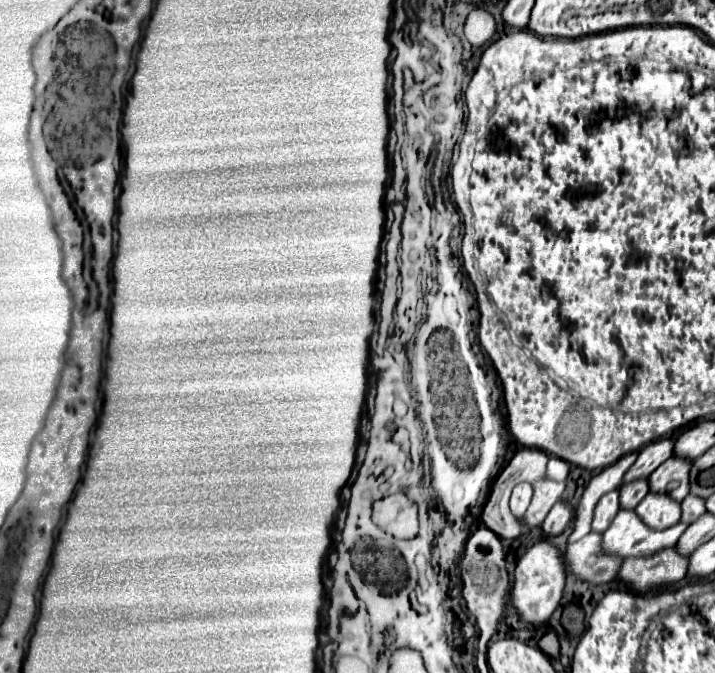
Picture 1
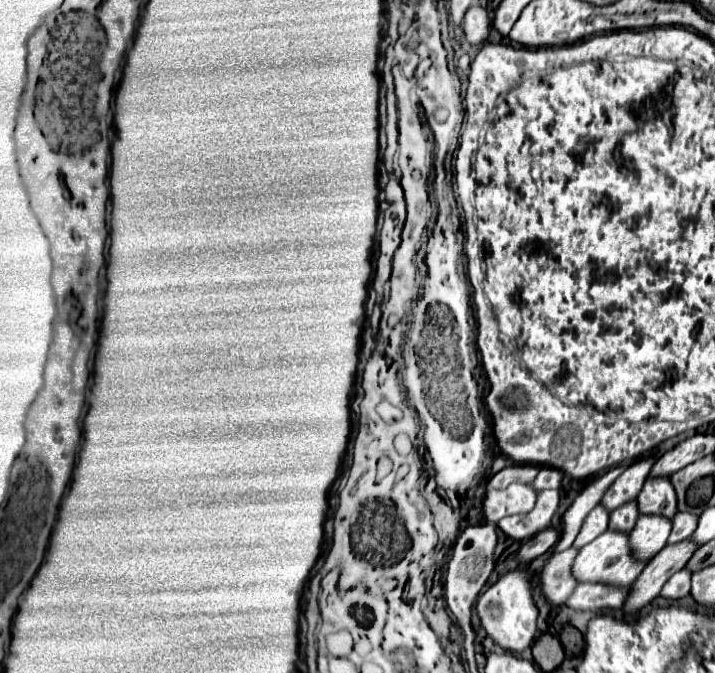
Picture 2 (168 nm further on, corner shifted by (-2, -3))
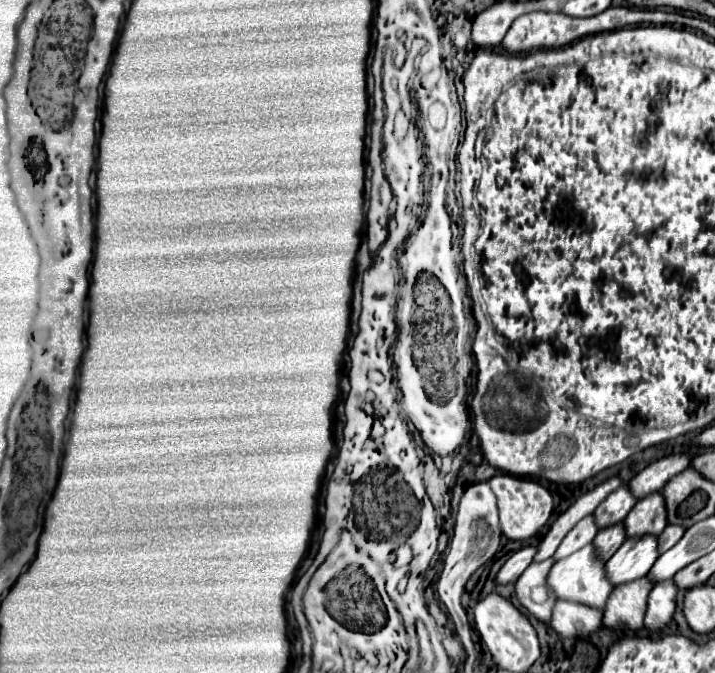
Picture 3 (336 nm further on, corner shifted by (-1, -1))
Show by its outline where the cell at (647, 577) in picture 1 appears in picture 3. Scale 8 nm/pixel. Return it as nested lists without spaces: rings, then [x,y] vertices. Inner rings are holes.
[[[559,599],[555,603],[553,617],[551,617],[549,625],[555,629],[555,633],[559,637],[577,639],[577,637],[589,635],[595,629],[599,629],[601,619],[603,619],[603,609]]]

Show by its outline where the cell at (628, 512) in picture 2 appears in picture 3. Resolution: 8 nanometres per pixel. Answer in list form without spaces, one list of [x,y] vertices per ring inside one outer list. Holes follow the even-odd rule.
[[[615,523],[611,527],[605,527],[597,533],[597,537],[593,539],[593,545],[597,549],[597,555],[607,561],[609,555],[613,555],[613,551],[617,551],[617,547],[621,547],[621,543],[625,541],[625,525],[623,523]]]

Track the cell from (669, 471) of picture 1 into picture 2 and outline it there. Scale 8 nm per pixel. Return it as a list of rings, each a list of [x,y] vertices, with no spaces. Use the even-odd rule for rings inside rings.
[[[668,477],[648,479],[636,497],[636,505],[642,515],[662,515],[672,519],[676,515],[676,493]]]

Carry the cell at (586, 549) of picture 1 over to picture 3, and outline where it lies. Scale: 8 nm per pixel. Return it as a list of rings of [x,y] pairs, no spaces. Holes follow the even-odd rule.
[[[547,559],[541,563],[531,563],[527,571],[517,579],[515,585],[519,585],[519,591],[515,593],[519,603],[539,621],[547,623],[551,619],[551,611],[555,605],[555,595],[547,587],[547,573],[553,567],[555,559]]]

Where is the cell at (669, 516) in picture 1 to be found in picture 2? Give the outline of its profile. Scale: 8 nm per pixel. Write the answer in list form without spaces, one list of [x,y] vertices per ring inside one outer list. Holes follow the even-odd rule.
[[[640,515],[634,531],[628,535],[628,545],[636,561],[650,561],[666,545],[672,523],[660,515]]]

